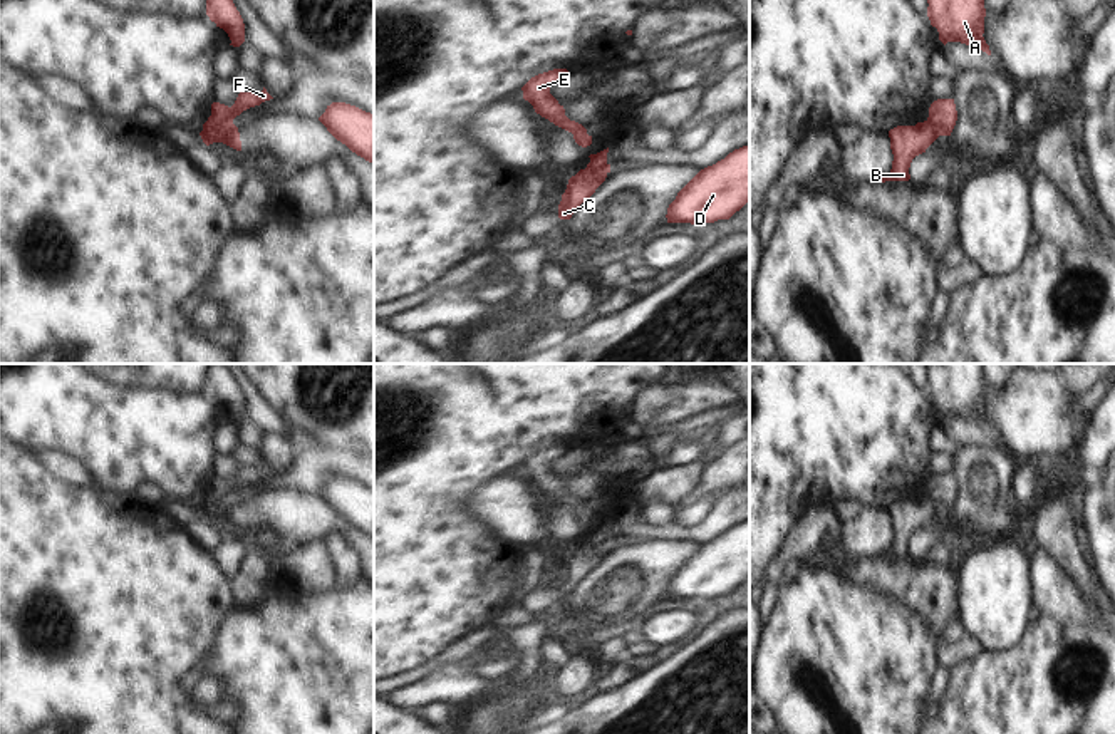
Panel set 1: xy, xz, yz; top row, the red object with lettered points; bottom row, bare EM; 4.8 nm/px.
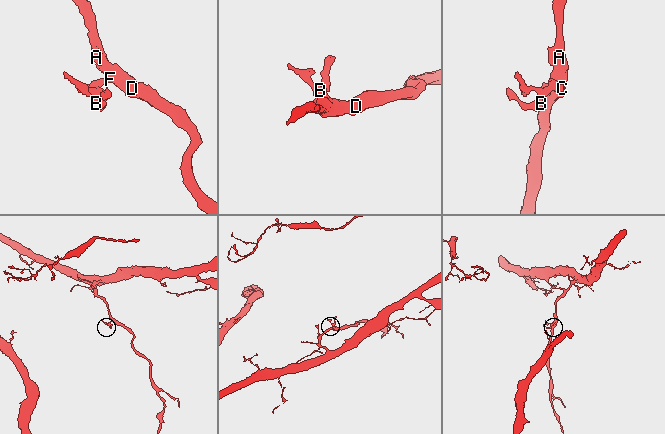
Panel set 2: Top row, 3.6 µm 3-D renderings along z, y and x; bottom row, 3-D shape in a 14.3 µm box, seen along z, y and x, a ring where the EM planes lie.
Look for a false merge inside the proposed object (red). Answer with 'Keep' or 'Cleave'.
Cleave.

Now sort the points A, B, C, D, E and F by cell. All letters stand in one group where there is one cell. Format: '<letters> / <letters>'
A C D F / B E

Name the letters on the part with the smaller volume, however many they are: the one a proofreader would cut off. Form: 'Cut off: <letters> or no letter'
Cut off: B, E

